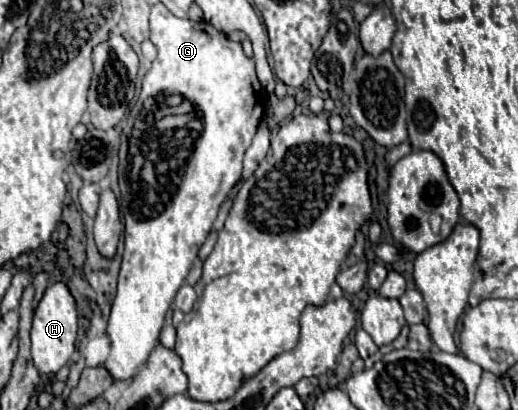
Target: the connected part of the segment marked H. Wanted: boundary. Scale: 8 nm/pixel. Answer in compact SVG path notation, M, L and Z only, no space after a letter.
M53 282L47 286L39 306L33 314L33 328L31 328L31 354L37 370L41 374L51 374L61 370L71 354L75 352L75 340L79 330L79 318L77 318L77 304L71 296L69 288L63 282Z

